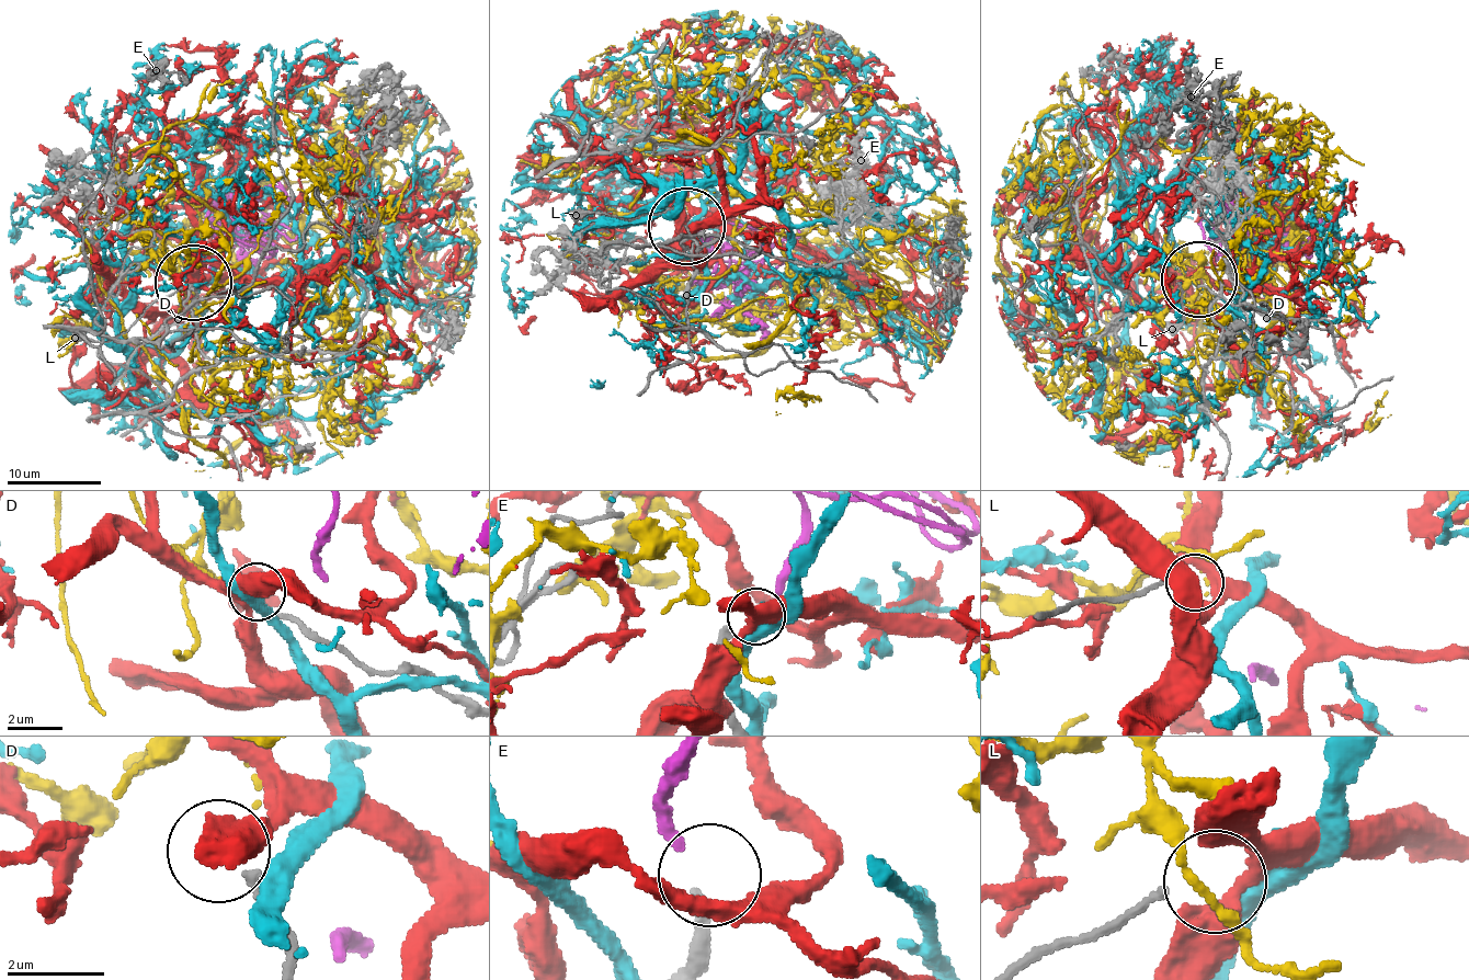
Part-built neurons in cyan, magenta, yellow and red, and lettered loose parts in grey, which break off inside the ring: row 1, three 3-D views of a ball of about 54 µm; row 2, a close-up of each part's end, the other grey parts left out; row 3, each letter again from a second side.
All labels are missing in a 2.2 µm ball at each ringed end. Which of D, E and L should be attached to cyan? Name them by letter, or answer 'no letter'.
no letter

